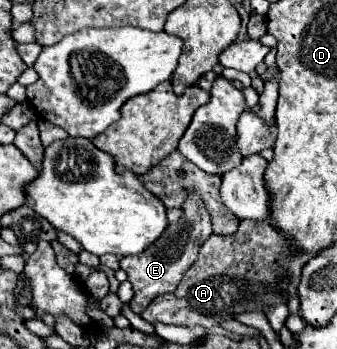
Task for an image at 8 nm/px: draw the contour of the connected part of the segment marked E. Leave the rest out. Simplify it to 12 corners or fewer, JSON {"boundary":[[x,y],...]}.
{"boundary":[[198,192],[182,216],[142,254],[120,268],[140,314],[156,296],[176,290],[194,264],[212,222]]}

